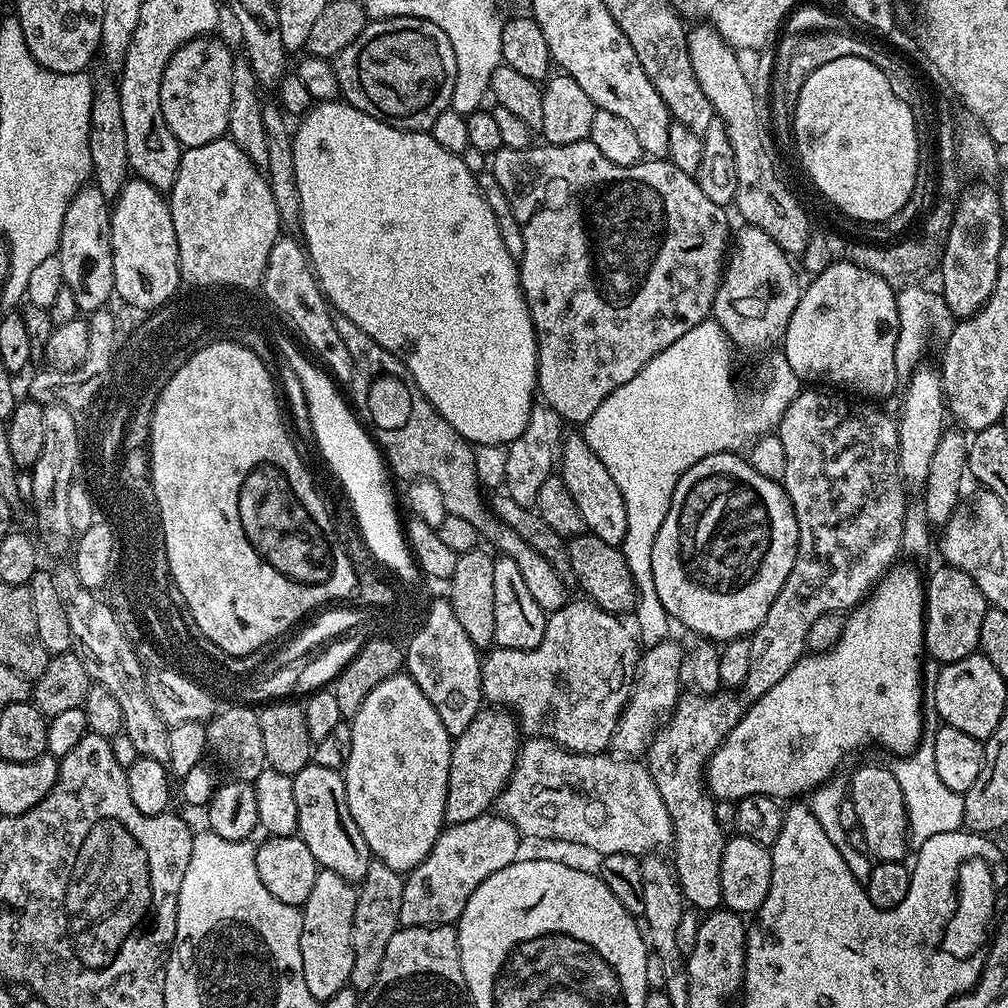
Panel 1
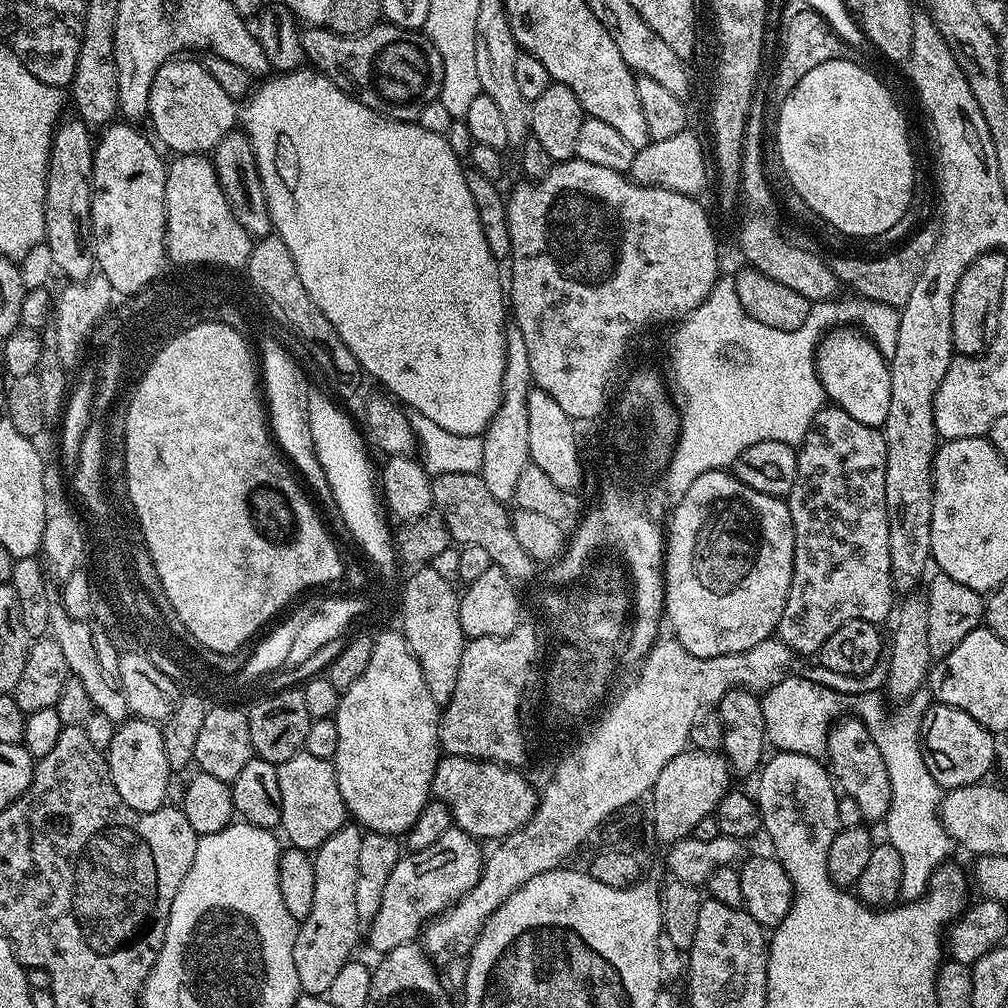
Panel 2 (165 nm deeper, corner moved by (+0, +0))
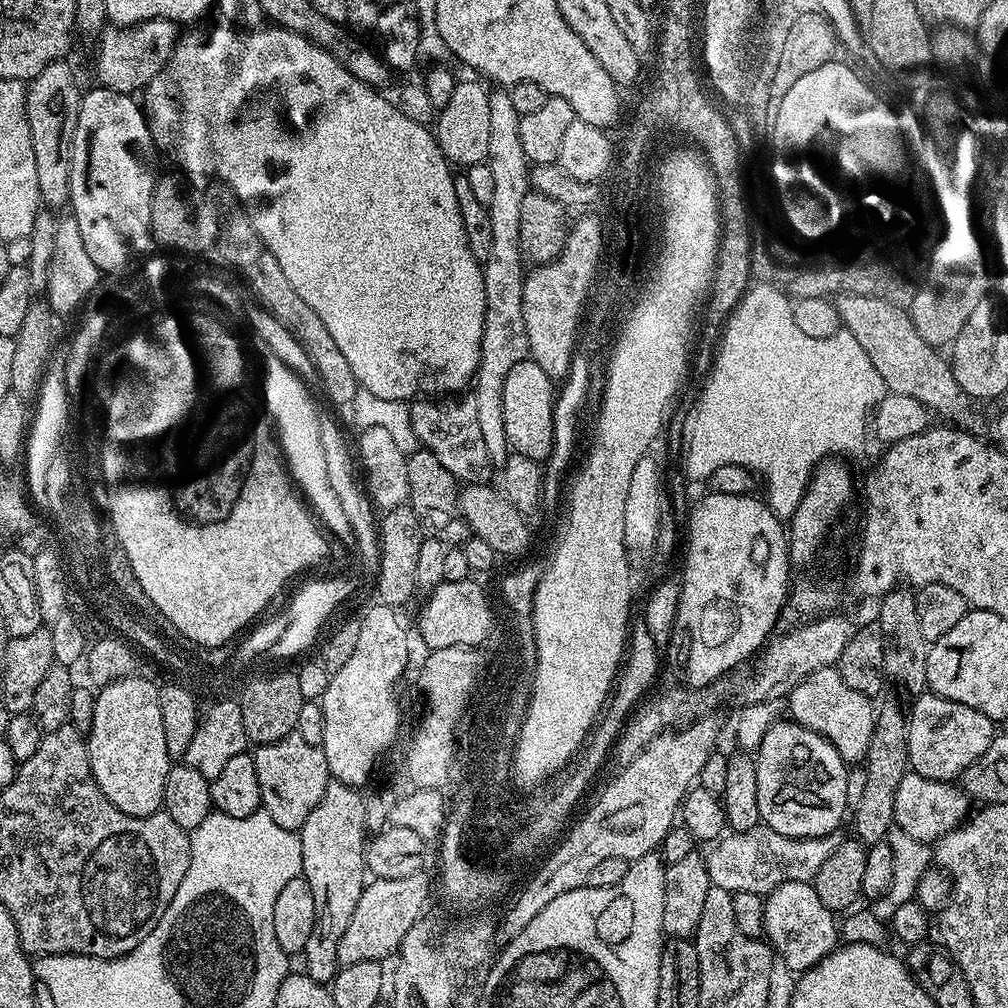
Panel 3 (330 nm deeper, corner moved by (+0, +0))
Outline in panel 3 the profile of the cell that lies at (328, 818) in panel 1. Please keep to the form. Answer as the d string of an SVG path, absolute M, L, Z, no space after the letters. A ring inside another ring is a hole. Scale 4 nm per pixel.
M293 734L278 742L259 745L251 755L254 758L254 770L258 770L260 803L263 811L268 812L270 818L274 818L274 822L278 822L278 826L296 832L304 825L306 818L310 818L310 810L314 810L314 806L318 806L318 802L322 802L330 783L323 747L310 746L310 742L305 742L301 736Z

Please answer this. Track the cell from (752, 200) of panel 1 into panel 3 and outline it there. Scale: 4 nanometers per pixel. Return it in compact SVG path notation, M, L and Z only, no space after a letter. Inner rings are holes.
M850 294L849 296L838 296L834 300L843 331L854 334L854 338L858 340L866 355L872 363L872 371L881 375L885 389L891 395L905 396L906 398L914 398L918 403L927 408L929 413L948 418L949 423L955 427L965 431L975 433L976 416L971 408L970 398L958 386L958 382L952 373L952 365L947 359L944 360L939 356L937 349L933 345L926 342L926 338L922 338L922 334L918 334L918 330L914 330L914 322L911 315L905 309L894 306L890 302L882 302L882 298L874 298L873 296L863 296L862 294Z

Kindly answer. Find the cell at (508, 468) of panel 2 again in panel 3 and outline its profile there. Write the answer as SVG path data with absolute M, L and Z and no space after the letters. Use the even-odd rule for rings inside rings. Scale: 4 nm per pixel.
M493 91L490 95L490 150L486 162L494 177L494 195L492 201L487 204L494 239L490 258L482 261L486 286L486 322L482 326L480 361L476 367L474 383L470 388L470 398L476 403L478 427L482 429L482 440L486 442L486 452L490 454L493 465L496 466L502 466L508 461L510 455L510 445L506 438L506 422L502 418L502 390L506 382L506 374L510 374L510 370L514 370L518 362L529 359L526 322L522 318L522 286L526 275L526 261L520 249L518 225L522 215L522 198L526 198L526 194L530 191L530 165L526 158L526 150L522 150L522 137L518 134L519 125L520 115L510 103L507 91Z

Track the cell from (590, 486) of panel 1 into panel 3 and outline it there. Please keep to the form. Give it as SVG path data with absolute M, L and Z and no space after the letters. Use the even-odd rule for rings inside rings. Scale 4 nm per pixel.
M532 359L518 362L502 390L502 418L506 422L506 438L511 451L518 456L544 462L552 452L554 442L554 381L548 377L546 370Z

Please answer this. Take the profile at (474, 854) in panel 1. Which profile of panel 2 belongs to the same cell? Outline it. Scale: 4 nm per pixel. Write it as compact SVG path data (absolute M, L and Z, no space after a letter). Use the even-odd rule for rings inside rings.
M453 826L442 834L442 838L438 838L438 842L434 842L434 846L426 846L426 850L408 852L399 857L390 871L390 878L386 880L380 909L366 928L366 940L368 936L368 944L376 954L413 943L423 933L428 921L469 892L484 869L486 856L483 851L480 853L480 848L481 841L475 836Z

